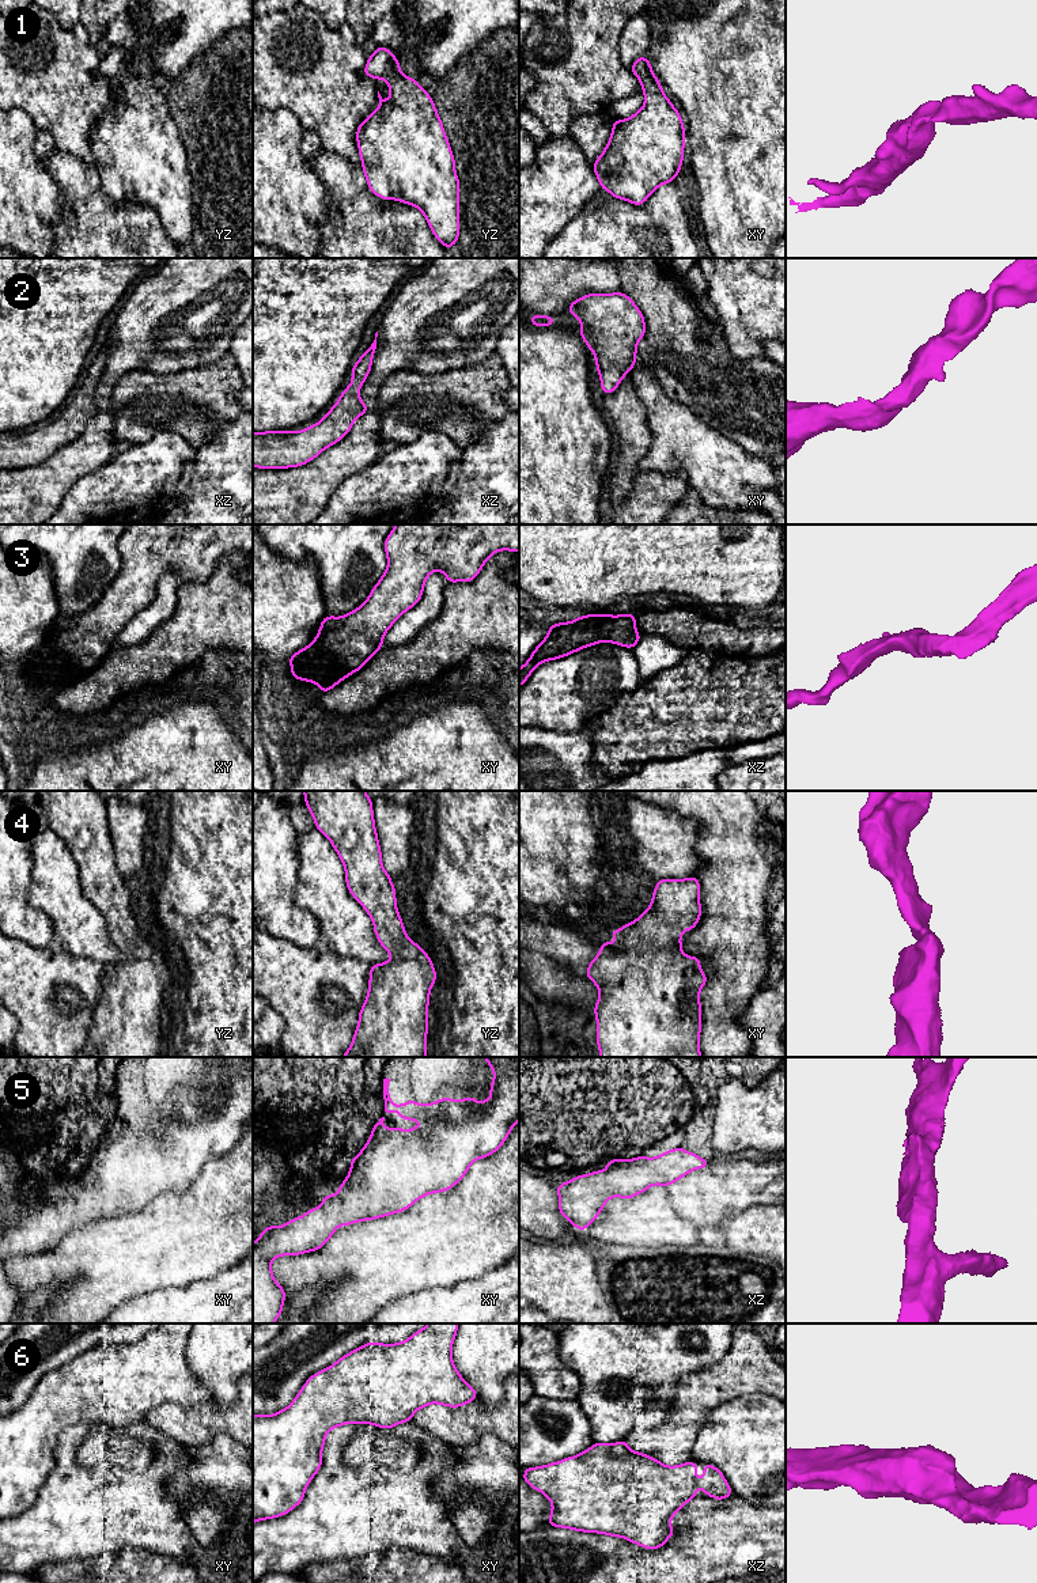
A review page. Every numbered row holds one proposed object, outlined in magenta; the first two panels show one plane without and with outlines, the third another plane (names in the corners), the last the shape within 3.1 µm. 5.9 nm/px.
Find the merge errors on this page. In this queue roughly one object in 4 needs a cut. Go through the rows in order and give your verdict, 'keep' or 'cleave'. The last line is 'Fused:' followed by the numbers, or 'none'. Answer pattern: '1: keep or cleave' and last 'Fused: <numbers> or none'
1: keep
2: keep
3: keep
4: keep
5: keep
6: keep
Fused: none

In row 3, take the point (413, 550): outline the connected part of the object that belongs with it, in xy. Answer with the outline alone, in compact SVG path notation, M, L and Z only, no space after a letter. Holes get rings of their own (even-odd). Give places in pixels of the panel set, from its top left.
M396 524L383 546L387 569L366 602L342 617L326 616L322 620L317 637L306 648L288 658L294 678L317 683L322 693L333 689L348 675L360 670L382 648L383 636L406 610L421 599L425 580L434 571L443 572L449 583L472 582L496 552L519 552L519 524Z

